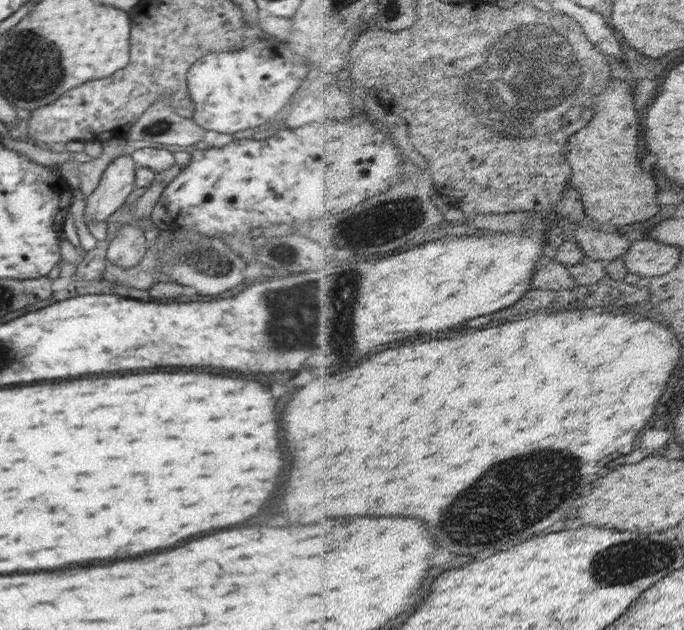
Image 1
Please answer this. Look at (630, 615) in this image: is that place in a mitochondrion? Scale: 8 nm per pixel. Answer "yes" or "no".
no

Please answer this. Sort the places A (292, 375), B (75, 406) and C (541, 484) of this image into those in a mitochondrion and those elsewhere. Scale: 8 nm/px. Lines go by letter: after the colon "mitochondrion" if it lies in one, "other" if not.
A: other
B: other
C: mitochondrion

